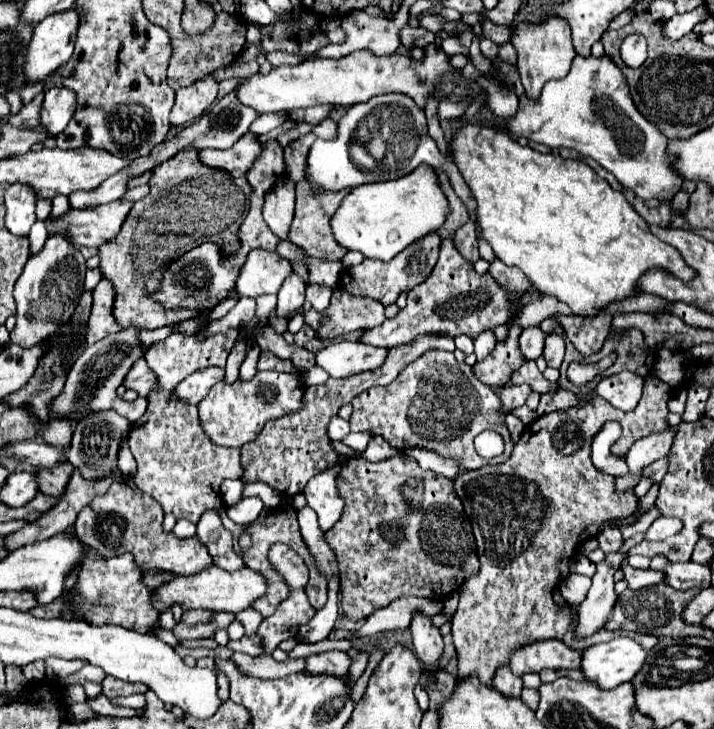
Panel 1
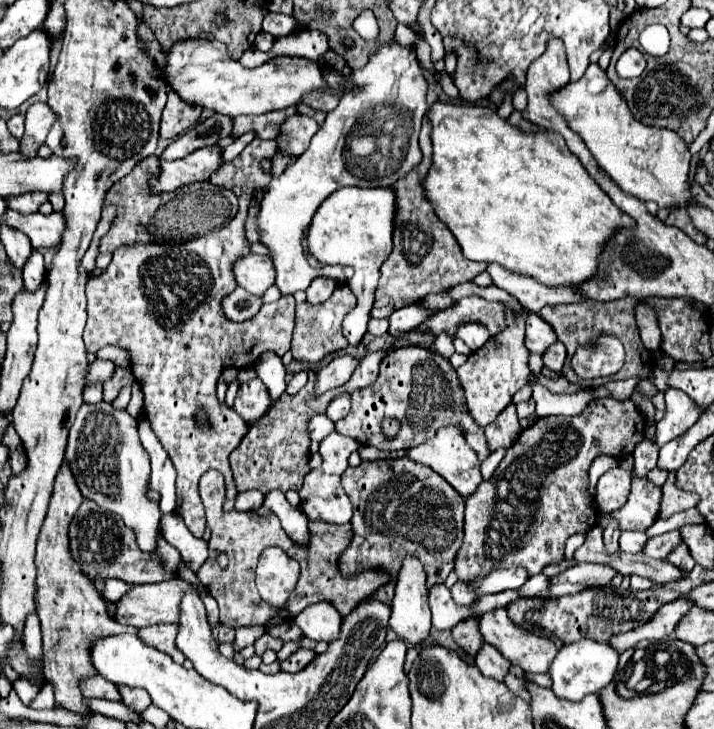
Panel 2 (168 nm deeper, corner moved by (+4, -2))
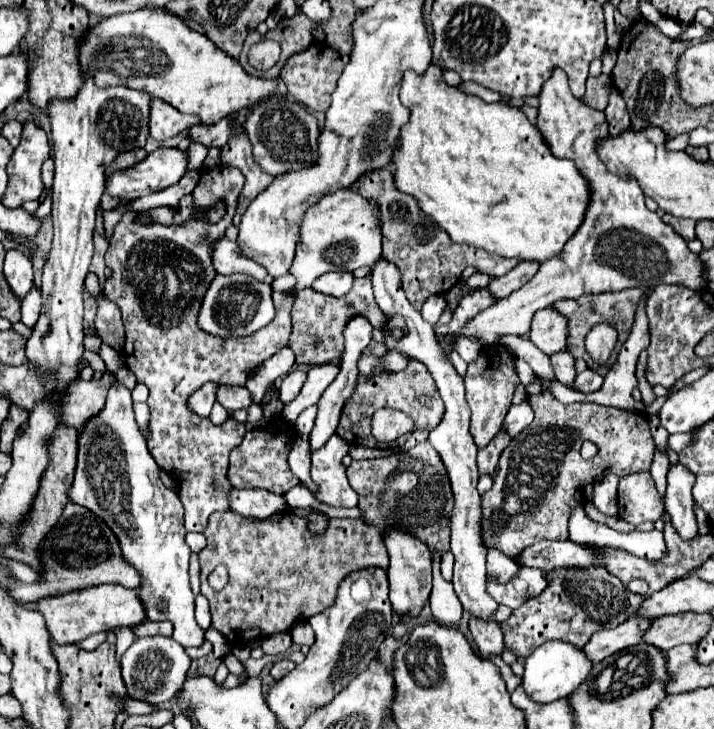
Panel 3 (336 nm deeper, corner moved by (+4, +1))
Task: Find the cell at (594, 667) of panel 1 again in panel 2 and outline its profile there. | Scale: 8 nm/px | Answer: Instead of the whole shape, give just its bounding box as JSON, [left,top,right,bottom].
[548,639,620,701]

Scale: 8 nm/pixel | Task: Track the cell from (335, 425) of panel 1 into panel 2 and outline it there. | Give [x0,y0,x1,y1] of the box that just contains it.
[308,415,334,443]

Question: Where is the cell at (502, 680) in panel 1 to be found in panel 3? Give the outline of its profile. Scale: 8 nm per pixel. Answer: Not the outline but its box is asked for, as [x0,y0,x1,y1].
[468,616,504,656]

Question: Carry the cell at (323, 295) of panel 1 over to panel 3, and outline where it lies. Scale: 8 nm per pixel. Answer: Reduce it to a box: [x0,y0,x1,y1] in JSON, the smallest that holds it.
[312,272,354,298]

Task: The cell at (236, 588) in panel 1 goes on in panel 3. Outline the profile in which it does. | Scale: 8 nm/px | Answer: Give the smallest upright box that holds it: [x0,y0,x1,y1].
[34,584,146,644]

